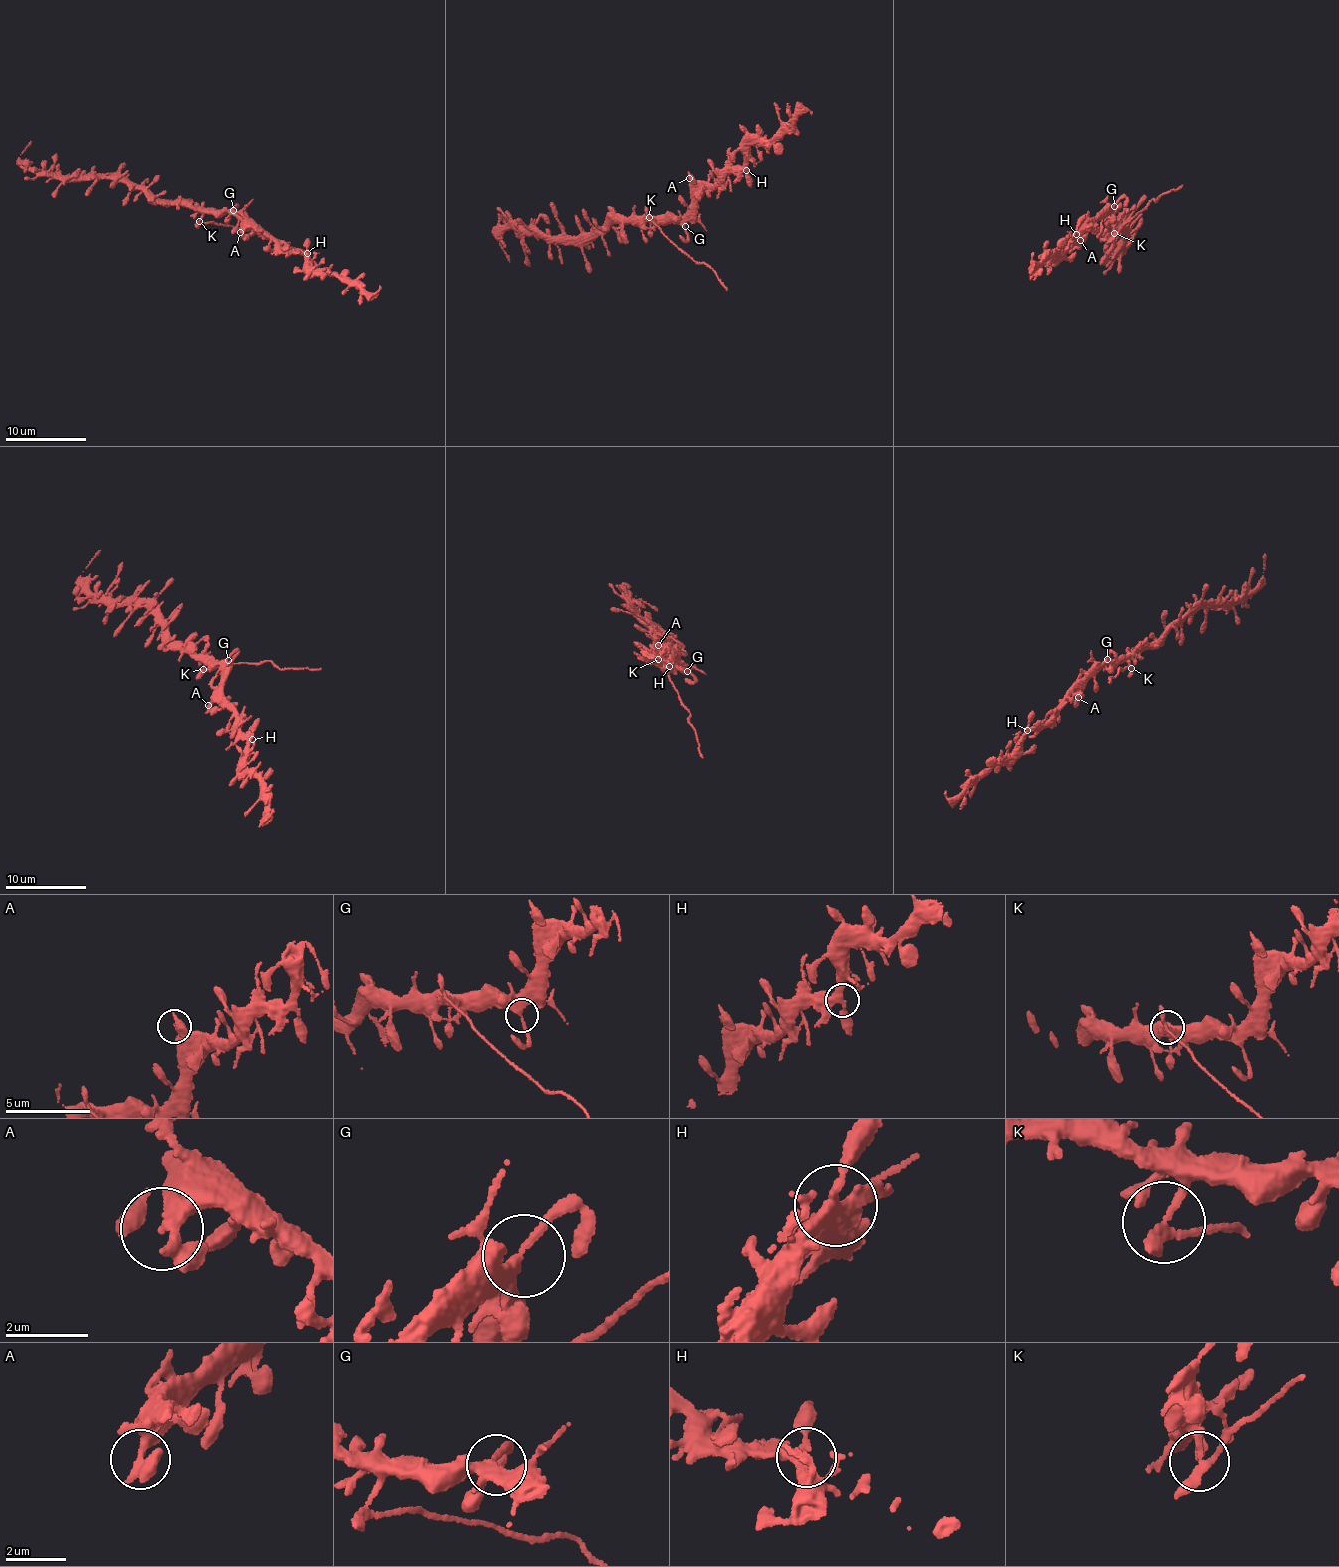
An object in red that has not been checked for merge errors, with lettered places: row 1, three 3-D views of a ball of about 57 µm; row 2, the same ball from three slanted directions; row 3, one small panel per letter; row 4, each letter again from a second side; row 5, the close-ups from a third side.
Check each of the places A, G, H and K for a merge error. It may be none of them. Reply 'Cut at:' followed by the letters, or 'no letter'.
Cut at: K

